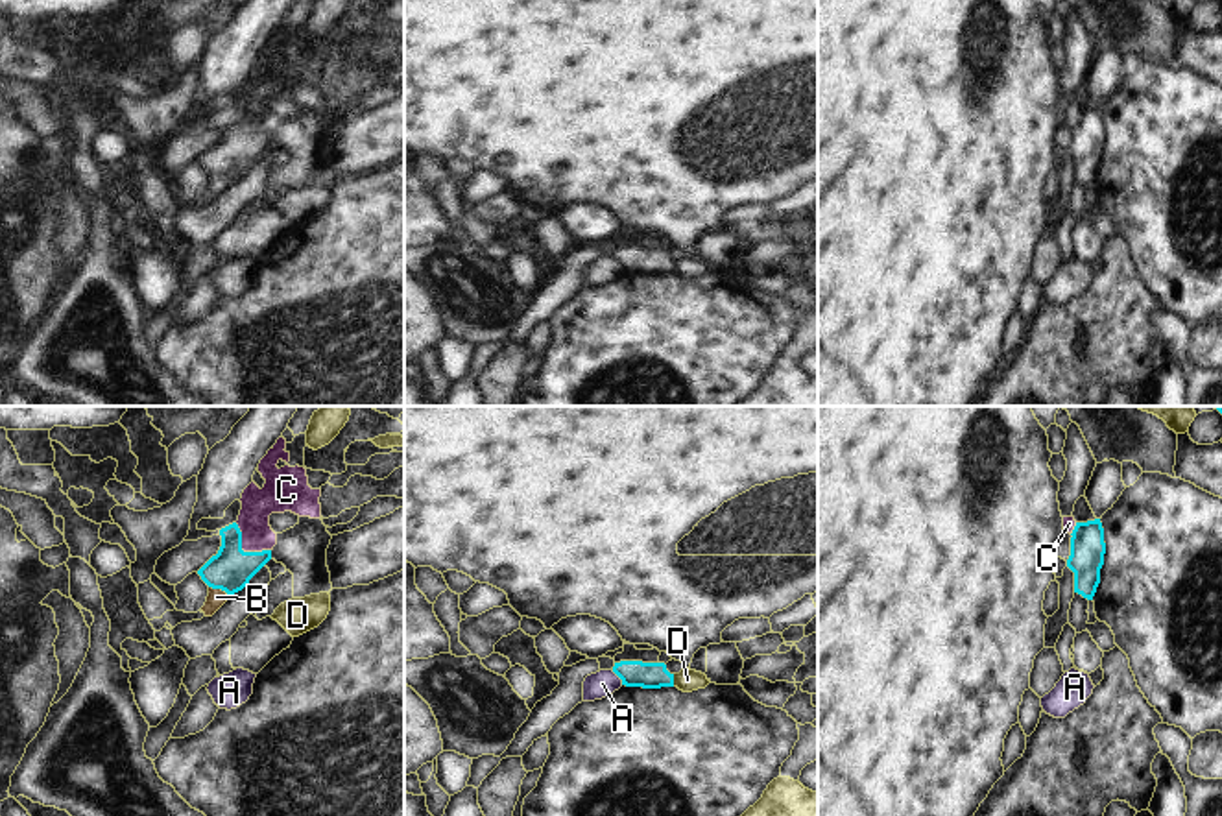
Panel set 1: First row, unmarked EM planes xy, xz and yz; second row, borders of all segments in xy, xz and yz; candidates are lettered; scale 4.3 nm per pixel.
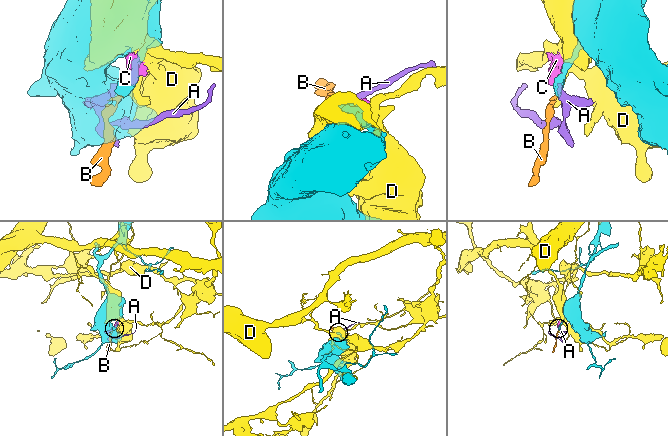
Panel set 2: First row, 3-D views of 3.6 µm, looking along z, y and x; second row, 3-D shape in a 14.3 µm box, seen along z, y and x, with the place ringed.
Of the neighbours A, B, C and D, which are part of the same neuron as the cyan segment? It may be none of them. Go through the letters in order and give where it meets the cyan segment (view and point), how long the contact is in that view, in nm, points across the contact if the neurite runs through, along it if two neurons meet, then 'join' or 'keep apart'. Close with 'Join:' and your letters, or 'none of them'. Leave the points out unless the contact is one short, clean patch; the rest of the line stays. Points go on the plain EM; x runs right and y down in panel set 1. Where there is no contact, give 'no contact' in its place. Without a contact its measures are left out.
A: contact xz (619, 263); length 80 nm; border xz (611, 257), (622, 270); keep apart
B: contact xy (220, 174); length 110 nm; way xy (231, 156), (220, 174), (216, 183); join
C: contact xy (242, 137); length 200 nm; border xy (235, 109), (244, 137), (270, 137); keep apart
D: contact xz (672, 266); length 60 nm; keep apart
Join: B

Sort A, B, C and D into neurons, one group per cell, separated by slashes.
A / B / C / D

